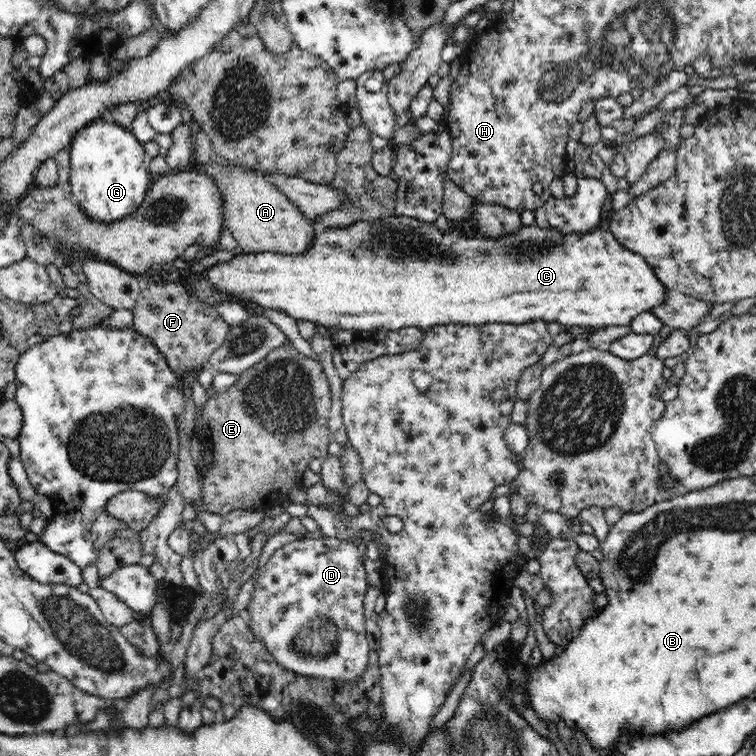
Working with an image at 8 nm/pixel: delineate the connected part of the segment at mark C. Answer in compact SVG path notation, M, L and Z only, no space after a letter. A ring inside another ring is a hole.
M392 216L387 219L373 222L359 222L348 229L328 229L316 234L314 245L308 253L298 257L288 254L260 253L259 255L236 255L230 262L219 262L217 265L206 269L203 273L188 274L182 278L182 284L189 290L189 294L199 298L207 306L215 308L220 302L238 302L258 304L259 311L278 310L286 312L295 321L305 320L312 325L323 326L326 329L342 329L344 331L380 331L401 330L407 327L416 327L425 330L438 324L460 323L465 325L476 325L492 322L522 323L532 322L533 319L543 319L544 322L557 322L563 328L580 326L582 328L592 327L602 329L610 326L629 326L631 322L643 312L651 312L658 308L668 298L668 288L660 282L652 267L648 265L644 256L628 250L608 230L592 230L592 234L560 234L556 230L544 230L538 226L523 226L518 234L503 237L500 240L481 240L480 235L474 235L472 231L462 223L451 224L450 230L441 232L435 224L425 224L416 218Z

